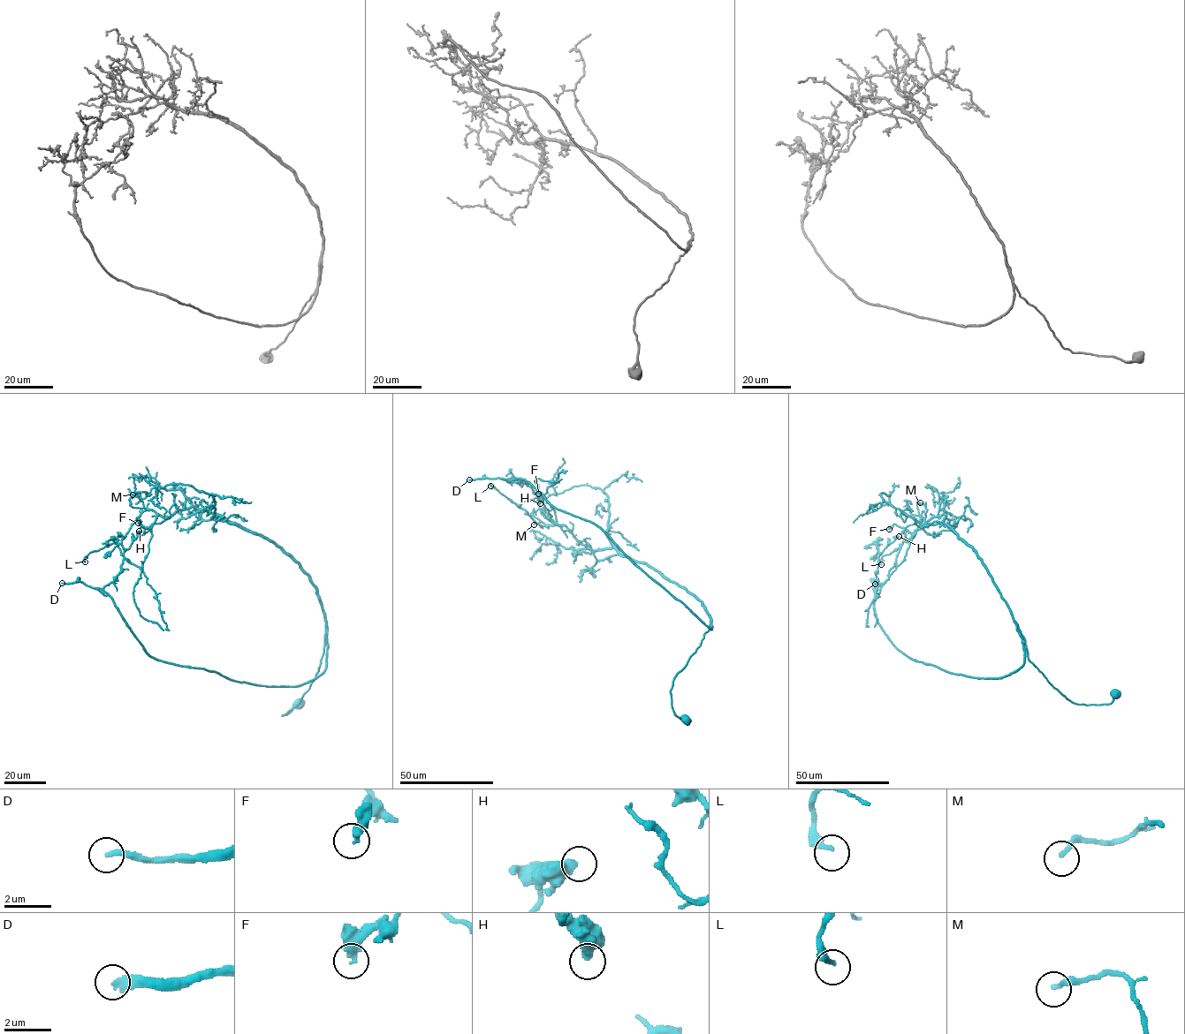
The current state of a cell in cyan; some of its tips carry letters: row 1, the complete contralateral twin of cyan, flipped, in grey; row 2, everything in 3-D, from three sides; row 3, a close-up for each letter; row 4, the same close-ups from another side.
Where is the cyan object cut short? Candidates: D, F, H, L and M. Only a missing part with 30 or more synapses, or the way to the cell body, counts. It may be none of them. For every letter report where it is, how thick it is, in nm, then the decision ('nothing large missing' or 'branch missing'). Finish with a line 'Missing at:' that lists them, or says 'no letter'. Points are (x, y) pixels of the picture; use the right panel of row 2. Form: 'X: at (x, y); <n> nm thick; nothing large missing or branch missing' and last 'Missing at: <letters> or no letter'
D: at (875, 584); 360 nm thick; branch missing
F: at (889, 529); 360 nm thick; nothing large missing
H: at (899, 536); 500 nm thick; nothing large missing
L: at (881, 564); 240 nm thick; nothing large missing
M: at (920, 502); 190 nm thick; nothing large missing
Missing at: D

